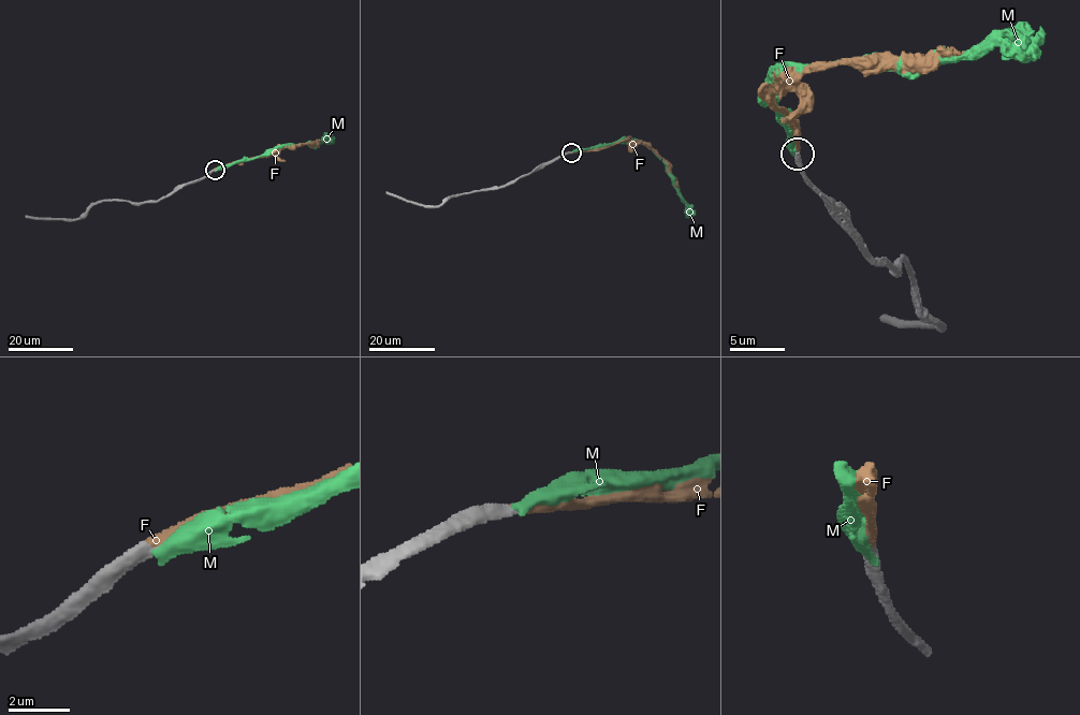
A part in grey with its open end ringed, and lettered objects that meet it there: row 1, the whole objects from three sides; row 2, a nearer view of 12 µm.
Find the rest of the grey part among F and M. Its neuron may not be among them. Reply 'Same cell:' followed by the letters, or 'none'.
Same cell: F

